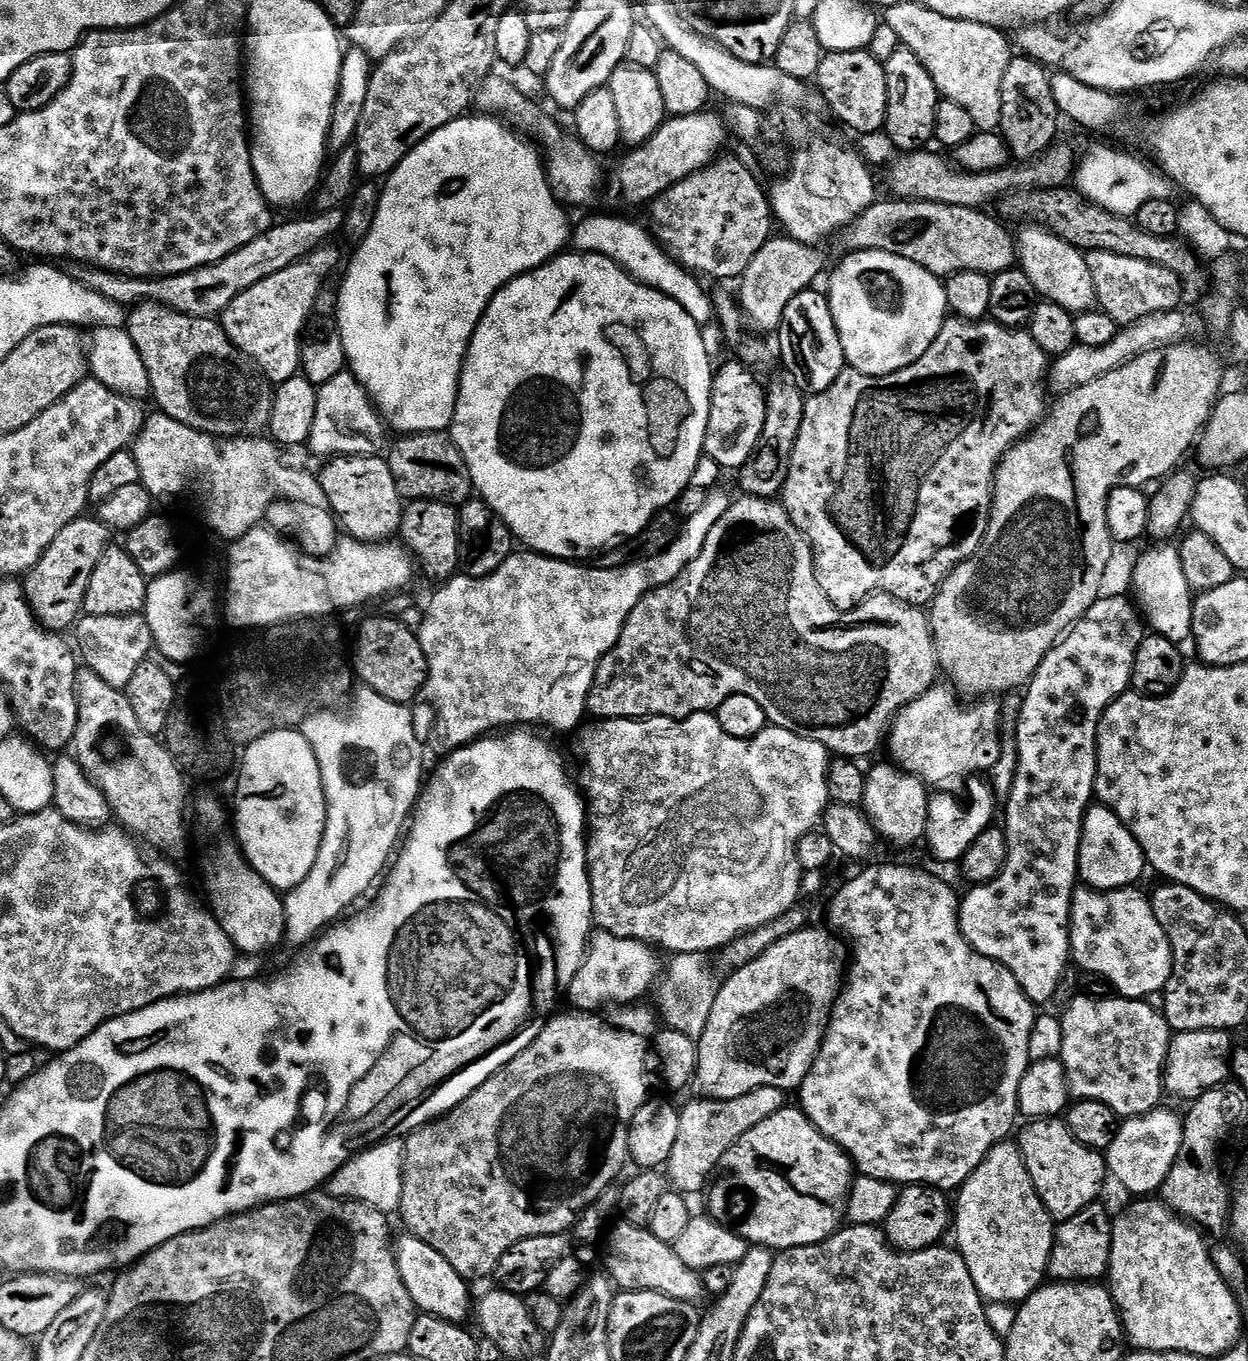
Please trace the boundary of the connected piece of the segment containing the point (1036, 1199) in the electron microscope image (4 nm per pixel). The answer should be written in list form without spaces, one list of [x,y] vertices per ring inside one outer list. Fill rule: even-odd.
[[[1012,1142],[997,1144],[993,1147],[988,1153],[987,1158],[980,1164],[978,1171],[975,1171],[970,1178],[965,1180],[963,1185],[957,1191],[956,1196],[958,1196],[958,1198],[957,1200],[956,1198],[954,1200],[954,1217],[952,1220],[954,1234],[956,1232],[957,1245],[955,1244],[955,1247],[966,1262],[967,1268],[970,1270],[971,1278],[974,1279],[975,1288],[979,1290],[981,1296],[987,1303],[991,1304],[991,1302],[996,1302],[998,1304],[1013,1304],[1013,1306],[1024,1303],[1037,1291],[1039,1287],[1043,1285],[1043,1282],[1045,1281],[1043,1278],[1044,1276],[1046,1278],[1049,1273],[1050,1259],[1056,1243],[1056,1222],[1052,1218],[1052,1215],[1050,1215],[1050,1211],[1043,1200],[1041,1193],[1039,1192],[1038,1194],[1036,1191],[1038,1191],[1036,1184],[1027,1171],[1027,1166],[1025,1166],[1020,1149]],[[996,1202],[1005,1204],[1008,1214],[998,1214],[997,1210],[994,1209]]]

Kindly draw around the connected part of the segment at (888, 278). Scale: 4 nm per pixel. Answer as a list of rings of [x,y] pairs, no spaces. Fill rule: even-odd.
[[[882,250],[848,254],[836,269],[831,269],[826,299],[842,338],[847,367],[867,376],[889,376],[918,362],[950,316],[941,277],[930,274],[918,262]],[[895,284],[900,287],[896,305],[883,308],[872,296],[890,291]]]

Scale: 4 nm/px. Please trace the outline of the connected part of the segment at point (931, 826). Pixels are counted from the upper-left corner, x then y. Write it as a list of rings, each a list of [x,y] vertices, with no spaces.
[[[969,779],[966,787],[963,789],[965,792],[962,793],[960,797],[952,796],[956,794],[953,794],[948,790],[940,790],[935,794],[929,795],[928,821],[926,822],[926,830],[924,831],[926,844],[929,844],[929,846],[932,847],[933,854],[944,864],[954,863],[955,865],[957,862],[960,862],[967,851],[970,850],[975,840],[989,831],[990,826],[988,826],[988,823],[991,822],[992,815],[996,812],[996,801],[998,800],[995,796],[993,787],[986,782],[983,784],[980,780],[983,779]]]

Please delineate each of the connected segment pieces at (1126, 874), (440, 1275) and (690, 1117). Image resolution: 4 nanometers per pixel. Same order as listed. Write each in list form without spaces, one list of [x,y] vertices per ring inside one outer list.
[[[1091,805],[1086,811],[1079,846],[1078,875],[1081,883],[1093,891],[1114,892],[1138,884],[1148,866],[1144,851],[1129,830],[1109,808]]]
[[[404,1234],[396,1248],[398,1260],[395,1259],[394,1264],[398,1270],[399,1281],[409,1292],[415,1309],[445,1322],[463,1323],[462,1320],[466,1319],[470,1312],[469,1283],[442,1257],[440,1251],[434,1250],[414,1235]]]
[[[763,1086],[747,1096],[736,1096],[723,1101],[722,1105],[714,1110],[710,1110],[704,1102],[682,1108],[676,1148],[666,1163],[666,1171],[668,1170],[675,1185],[673,1187],[688,1196],[702,1191],[710,1174],[719,1163],[723,1163],[737,1141],[785,1107],[784,1095],[785,1093],[777,1087]]]

